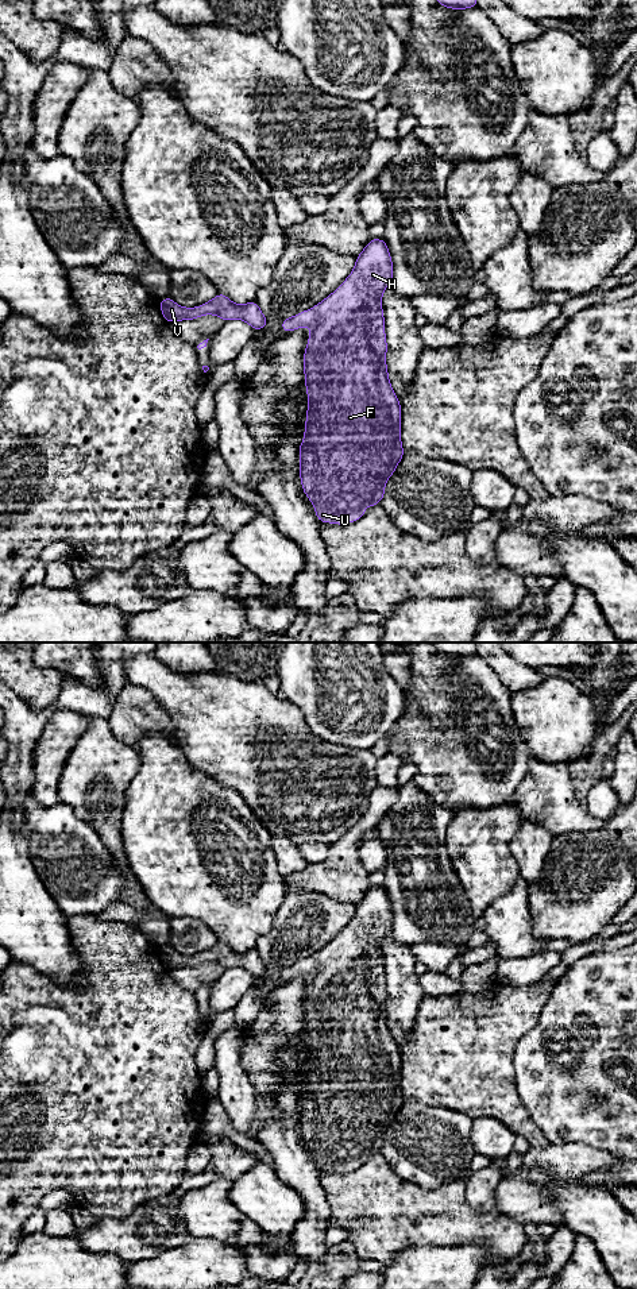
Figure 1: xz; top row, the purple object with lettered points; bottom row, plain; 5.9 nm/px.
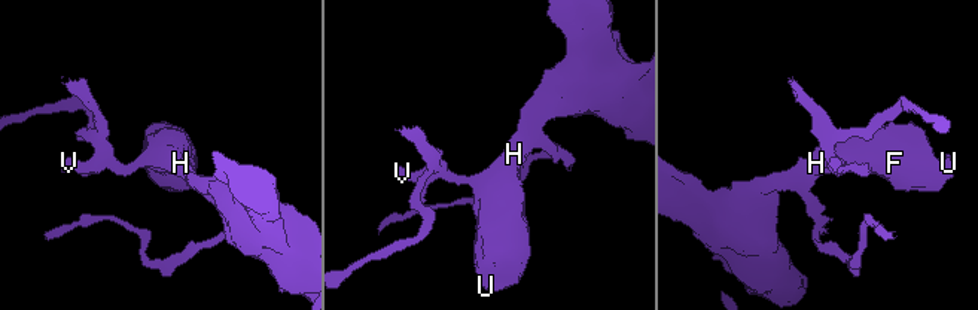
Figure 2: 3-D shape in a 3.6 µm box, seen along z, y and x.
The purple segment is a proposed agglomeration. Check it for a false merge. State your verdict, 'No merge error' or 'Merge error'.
No merge error

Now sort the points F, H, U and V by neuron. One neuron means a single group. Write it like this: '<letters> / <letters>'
F H U V

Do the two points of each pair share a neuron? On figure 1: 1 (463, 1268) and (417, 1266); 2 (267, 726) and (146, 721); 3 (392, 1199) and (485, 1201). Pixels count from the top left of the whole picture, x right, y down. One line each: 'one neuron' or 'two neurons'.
1: one neuron
2: two neurons
3: two neurons

